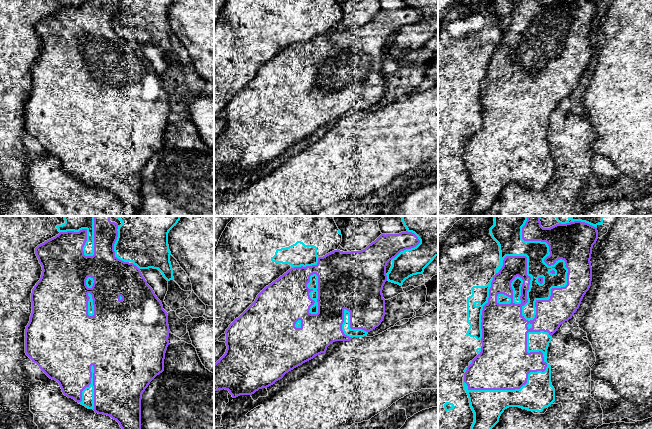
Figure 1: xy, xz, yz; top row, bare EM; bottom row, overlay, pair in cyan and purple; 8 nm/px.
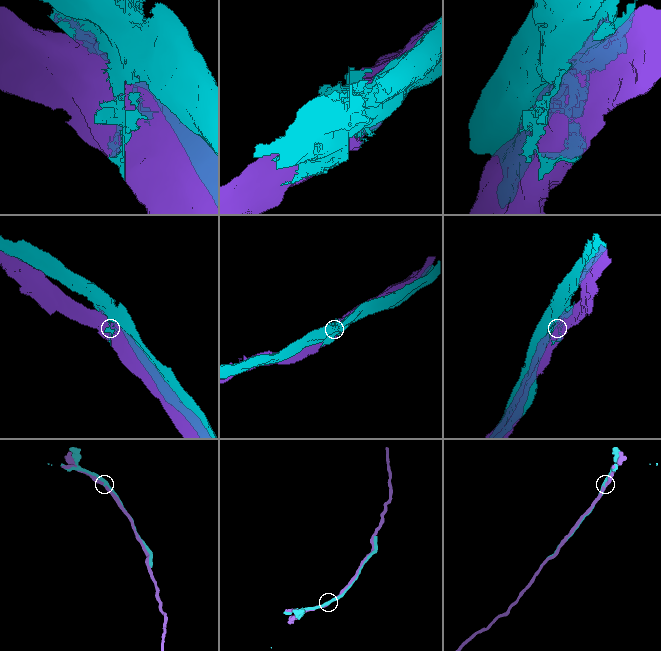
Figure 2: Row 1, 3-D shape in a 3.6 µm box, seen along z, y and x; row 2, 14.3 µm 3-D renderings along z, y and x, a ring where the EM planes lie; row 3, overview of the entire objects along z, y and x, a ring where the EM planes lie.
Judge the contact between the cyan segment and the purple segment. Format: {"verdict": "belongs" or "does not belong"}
{"verdict": "does not belong"}

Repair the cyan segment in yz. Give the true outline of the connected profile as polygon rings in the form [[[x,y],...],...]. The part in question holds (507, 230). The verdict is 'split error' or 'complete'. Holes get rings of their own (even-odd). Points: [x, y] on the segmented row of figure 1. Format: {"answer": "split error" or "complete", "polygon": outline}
{"answer": "complete", "polygon": [[[493,216],[494,225],[490,228],[492,238],[498,243],[500,262],[495,274],[503,266],[506,256],[526,256],[527,275],[531,277],[528,302],[522,306],[522,316],[530,321],[535,318],[537,300],[549,300],[552,288],[567,285],[568,269],[565,261],[560,259],[554,265],[548,266],[544,259],[550,255],[549,246],[541,241],[524,241],[522,227],[528,216]]]}

